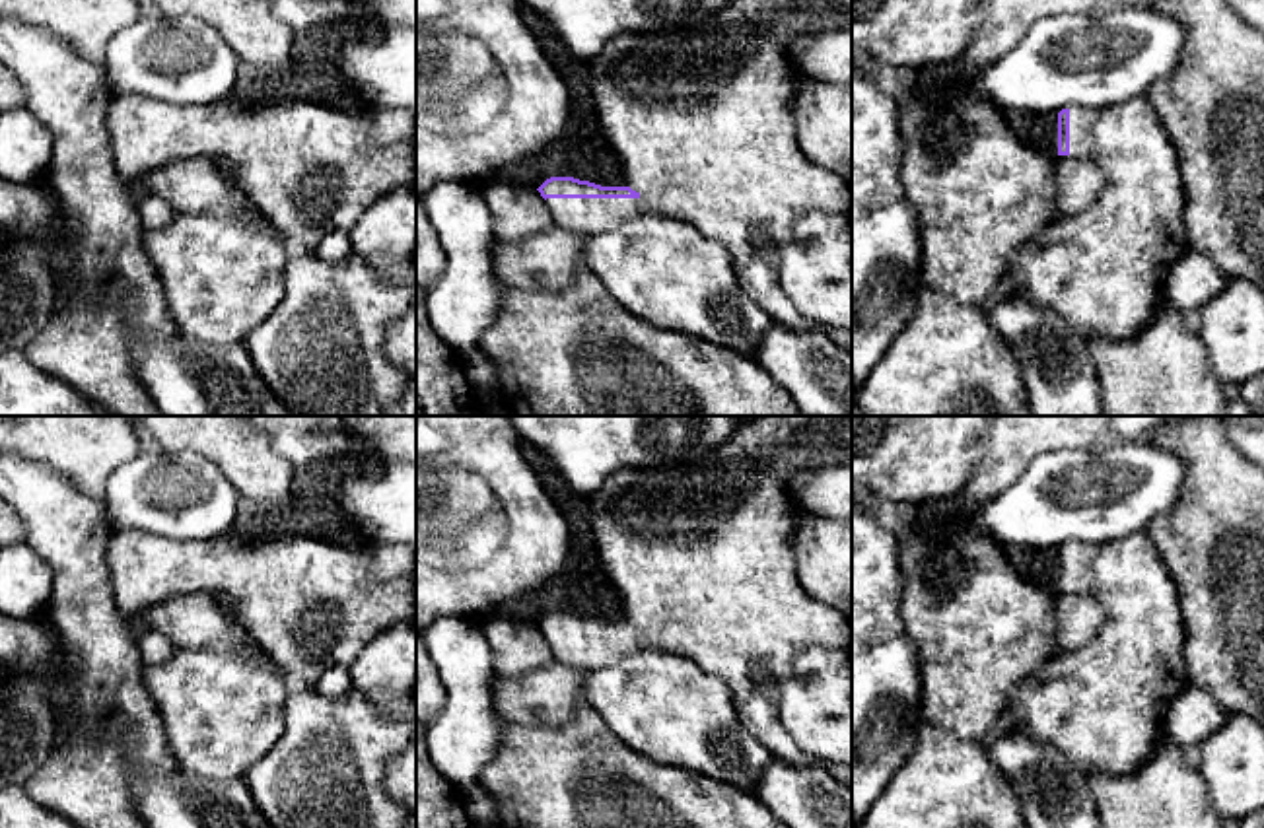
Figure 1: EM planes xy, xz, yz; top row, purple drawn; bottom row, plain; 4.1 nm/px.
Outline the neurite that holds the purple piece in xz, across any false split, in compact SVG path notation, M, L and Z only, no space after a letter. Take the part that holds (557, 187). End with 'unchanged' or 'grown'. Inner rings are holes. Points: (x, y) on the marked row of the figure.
M729 0L721 10L673 33L622 31L587 60L587 87L595 117L624 187L601 187L574 177L550 177L537 190L546 200L554 225L595 235L628 222L636 214L677 218L704 237L720 241L735 266L741 288L778 325L801 332L823 332L852 352L852 330L828 328L803 317L780 286L780 251L795 224L811 210L852 210L852 187L836 173L811 163L795 140L791 103L807 84L790 58L790 47L807 35L852 27L852 0Z; grown

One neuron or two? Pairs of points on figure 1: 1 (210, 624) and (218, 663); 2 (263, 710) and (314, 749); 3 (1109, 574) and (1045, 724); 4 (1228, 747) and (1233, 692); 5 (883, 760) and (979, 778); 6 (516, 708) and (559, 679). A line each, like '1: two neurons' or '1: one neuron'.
1: two neurons
2: two neurons
3: one neuron
4: two neurons
5: two neurons
6: one neuron

